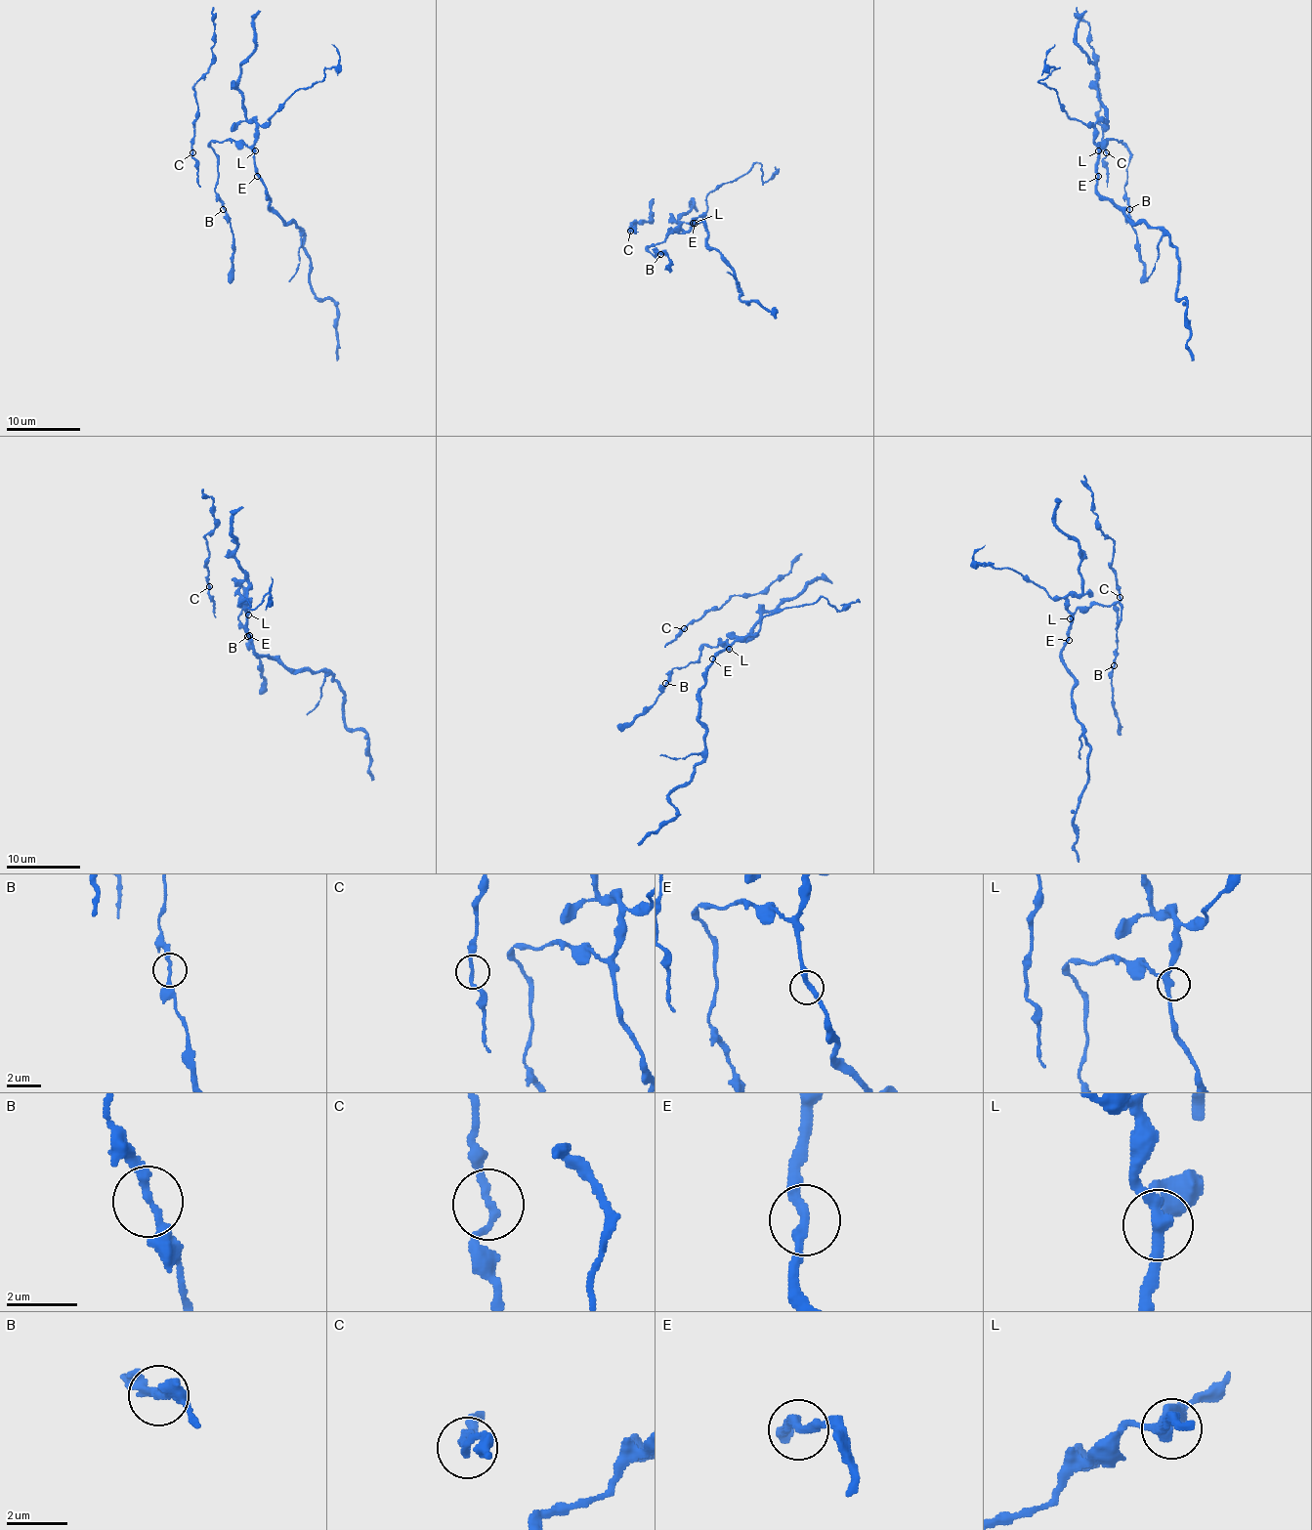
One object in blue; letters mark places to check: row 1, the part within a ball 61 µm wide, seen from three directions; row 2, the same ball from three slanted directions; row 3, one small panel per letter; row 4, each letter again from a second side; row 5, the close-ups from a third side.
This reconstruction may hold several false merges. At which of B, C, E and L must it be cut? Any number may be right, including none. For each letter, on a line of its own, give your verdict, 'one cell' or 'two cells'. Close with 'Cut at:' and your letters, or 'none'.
B: one cell
C: one cell
E: one cell
L: one cell
Cut at: none

